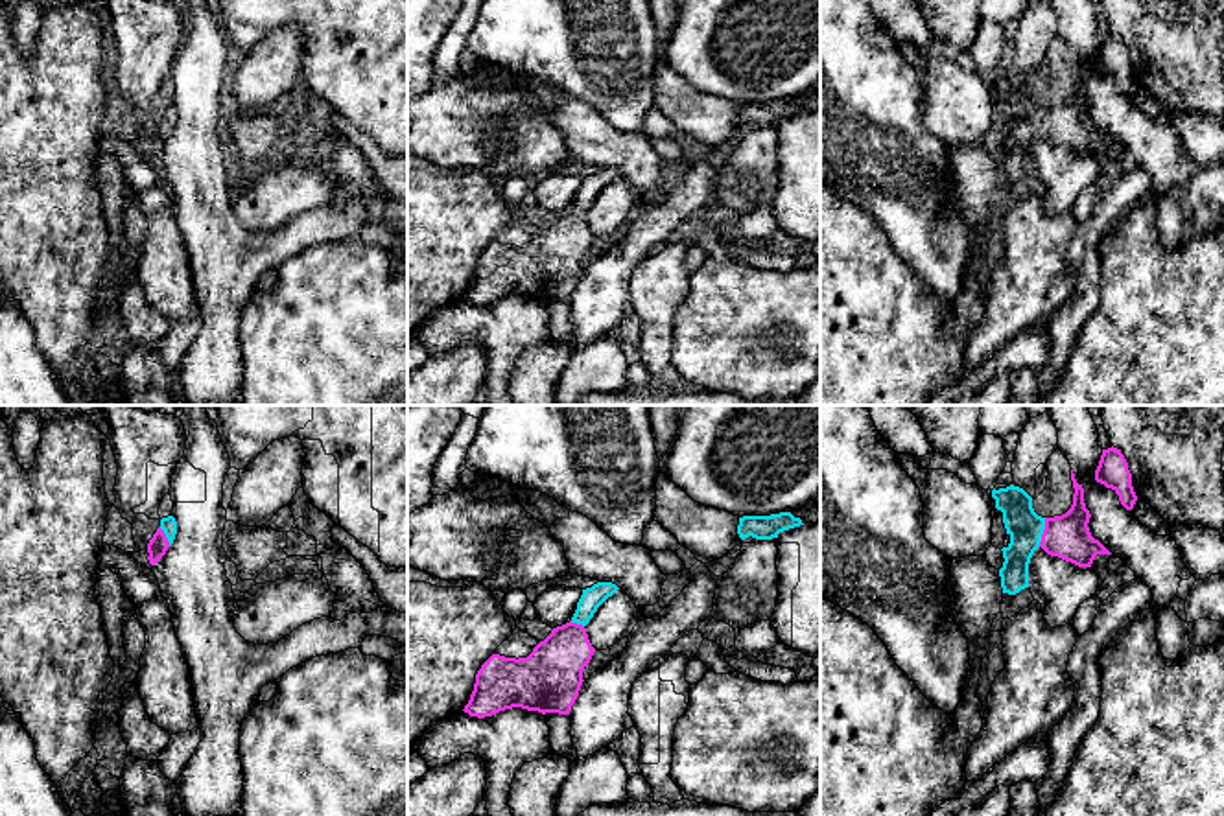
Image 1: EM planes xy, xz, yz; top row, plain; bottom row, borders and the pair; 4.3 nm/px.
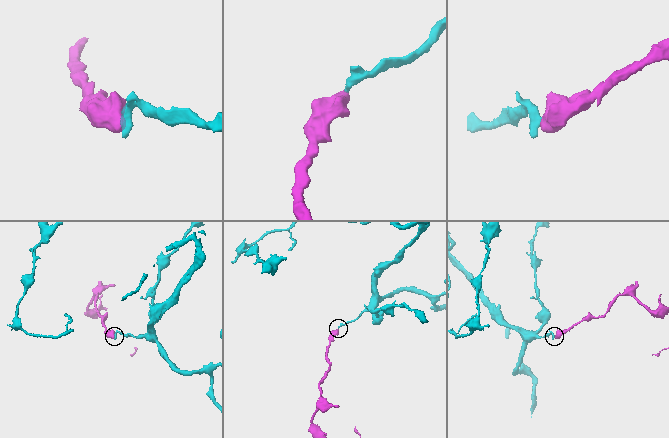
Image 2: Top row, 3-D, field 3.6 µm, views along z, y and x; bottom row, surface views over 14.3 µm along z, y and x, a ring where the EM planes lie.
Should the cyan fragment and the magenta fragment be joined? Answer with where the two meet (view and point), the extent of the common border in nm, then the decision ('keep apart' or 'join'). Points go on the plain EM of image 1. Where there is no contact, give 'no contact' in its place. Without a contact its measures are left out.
yz (1042, 120) | 130 nm | join

